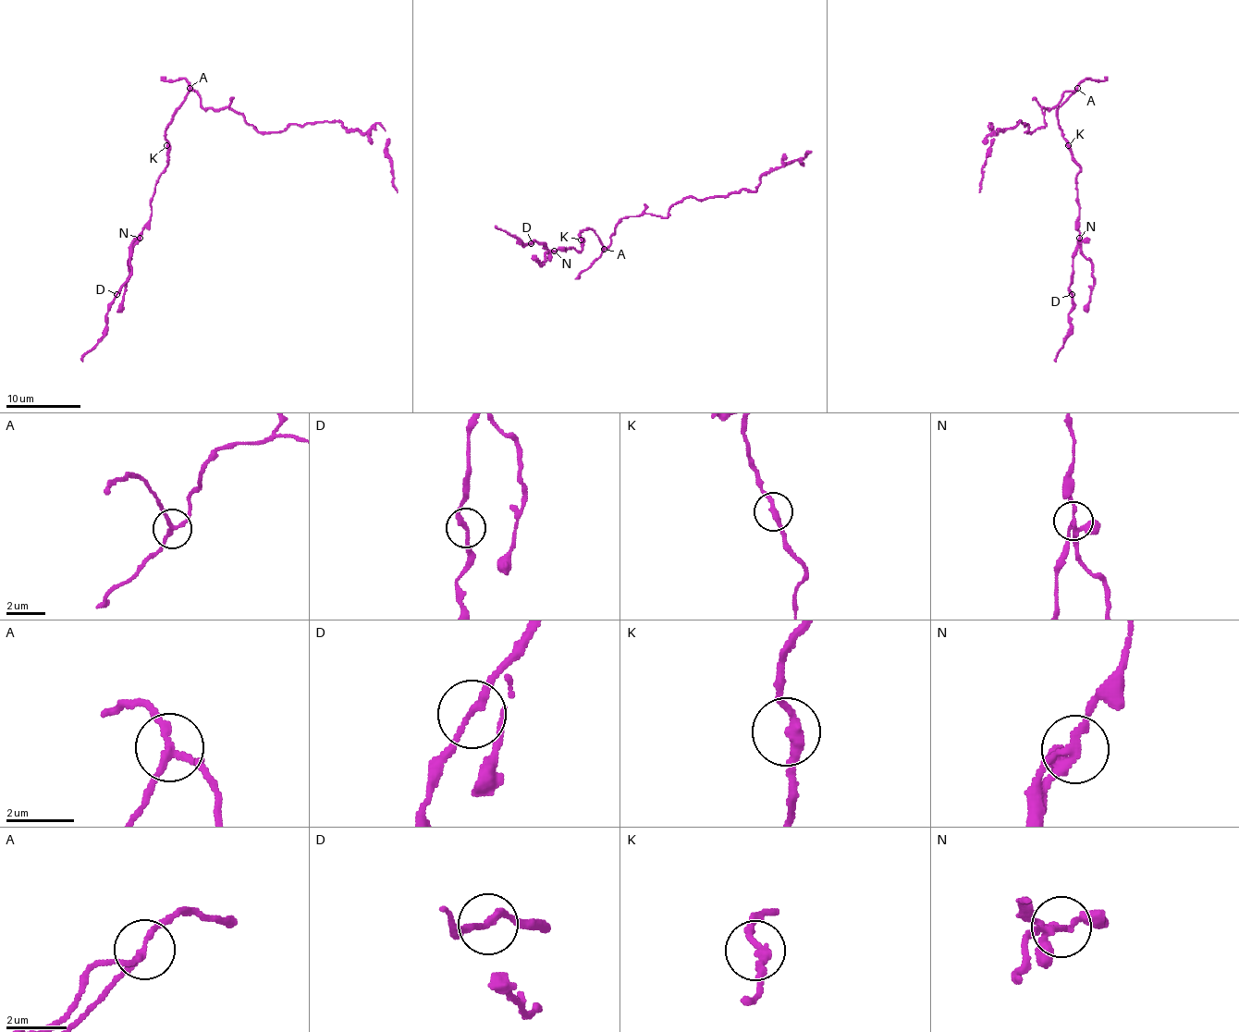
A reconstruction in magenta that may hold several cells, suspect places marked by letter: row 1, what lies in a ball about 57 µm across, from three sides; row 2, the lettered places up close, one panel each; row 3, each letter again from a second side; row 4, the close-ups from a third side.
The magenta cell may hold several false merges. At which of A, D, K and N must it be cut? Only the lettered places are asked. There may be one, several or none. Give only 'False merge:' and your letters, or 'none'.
False merge: A, N

